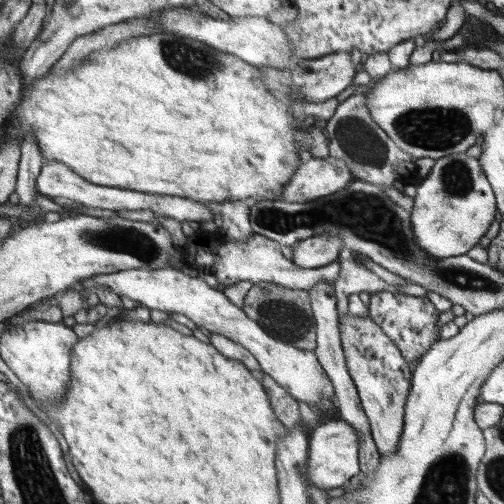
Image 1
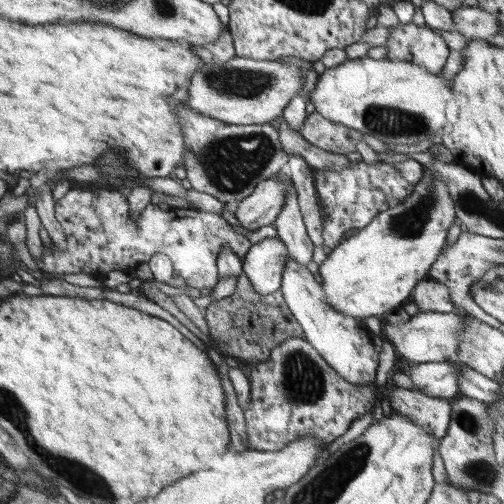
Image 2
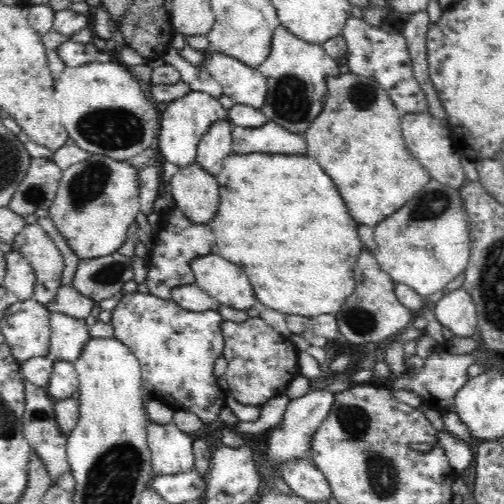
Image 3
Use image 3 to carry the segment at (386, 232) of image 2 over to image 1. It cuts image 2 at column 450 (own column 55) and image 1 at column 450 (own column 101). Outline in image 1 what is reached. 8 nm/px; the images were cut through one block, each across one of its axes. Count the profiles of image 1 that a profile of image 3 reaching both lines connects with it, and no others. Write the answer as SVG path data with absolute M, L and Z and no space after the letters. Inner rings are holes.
M451 154L445 158L437 158L427 178L417 180L415 184L415 196L413 196L413 208L409 212L409 222L413 228L413 240L415 244L433 260L441 258L453 258L465 254L469 248L479 244L479 238L487 234L487 228L491 220L495 220L495 196L493 190L483 176L483 170L475 158L467 158L465 154Z

